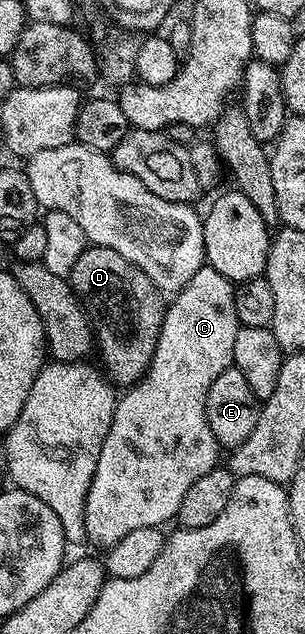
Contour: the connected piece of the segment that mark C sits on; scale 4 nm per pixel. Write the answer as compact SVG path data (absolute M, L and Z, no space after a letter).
M204 264L193 275L193 280L189 280L189 284L185 284L185 288L181 288L164 309L163 323L161 324L161 332L157 336L157 348L153 352L153 360L142 380L135 383L134 386L126 387L118 395L113 412L113 424L109 428L109 436L105 436L105 444L101 444L101 456L97 456L97 472L93 472L93 484L89 484L89 496L85 496L85 532L87 533L87 542L90 545L106 548L117 544L117 540L121 540L121 536L134 532L137 528L162 527L163 522L169 520L171 522L176 517L185 492L201 476L215 468L220 461L218 458L221 447L218 440L213 436L213 428L209 428L209 420L207 419L207 397L213 380L217 380L217 376L221 376L221 372L232 369L233 366L233 340L237 337L240 327L235 311L235 287L236 283L229 281L225 276L221 276L221 272L217 272L217 268Z

